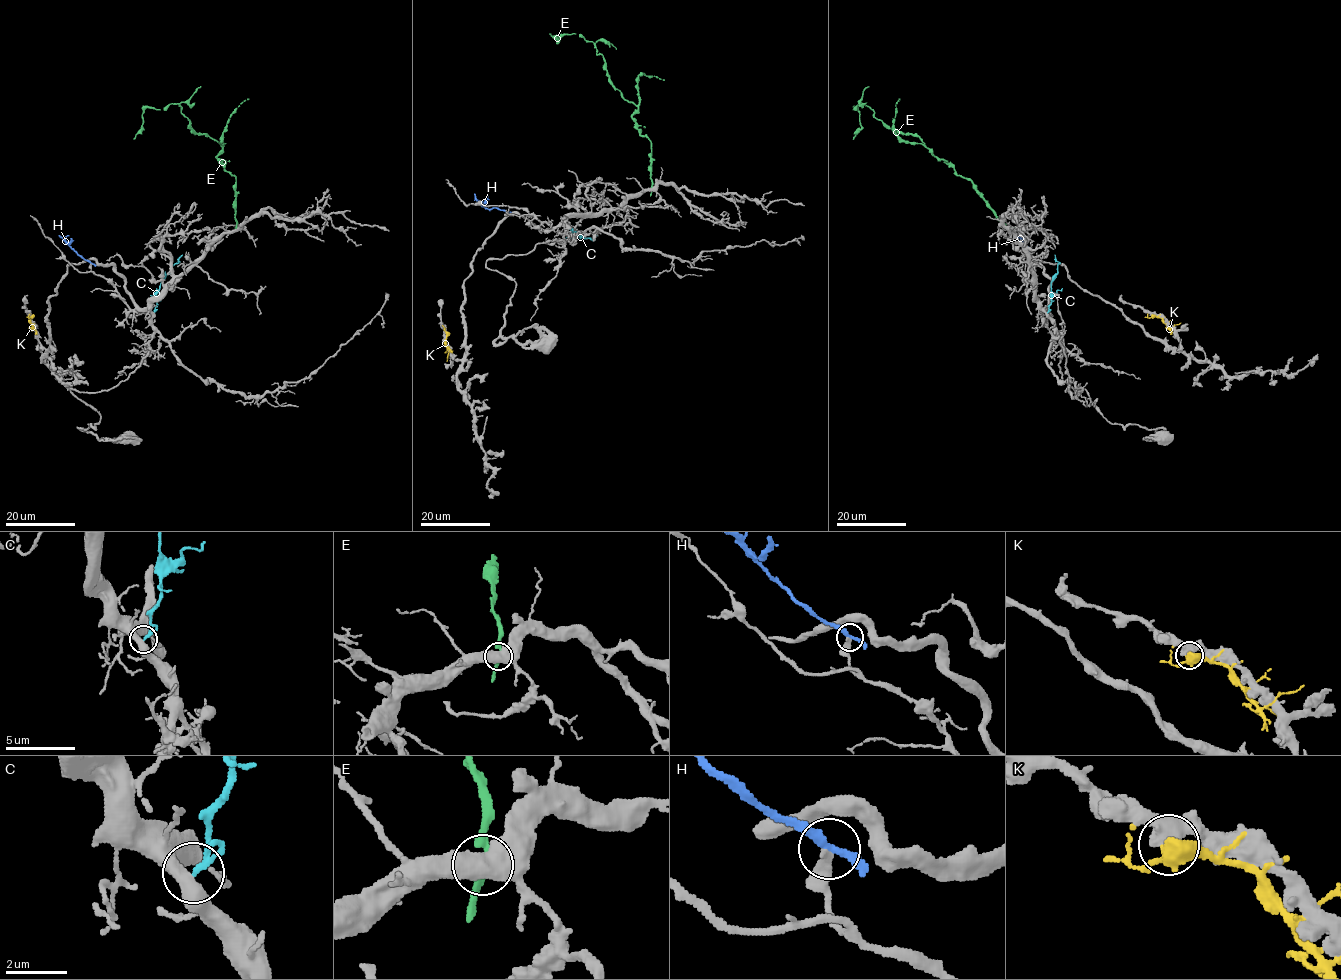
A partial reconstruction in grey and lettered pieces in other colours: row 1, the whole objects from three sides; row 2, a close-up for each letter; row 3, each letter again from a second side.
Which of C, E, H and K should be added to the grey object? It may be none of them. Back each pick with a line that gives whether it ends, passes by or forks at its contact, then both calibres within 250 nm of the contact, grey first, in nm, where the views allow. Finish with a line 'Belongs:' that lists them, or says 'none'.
C: it passes by; calibres 500 and 140 nm
Belongs: C

